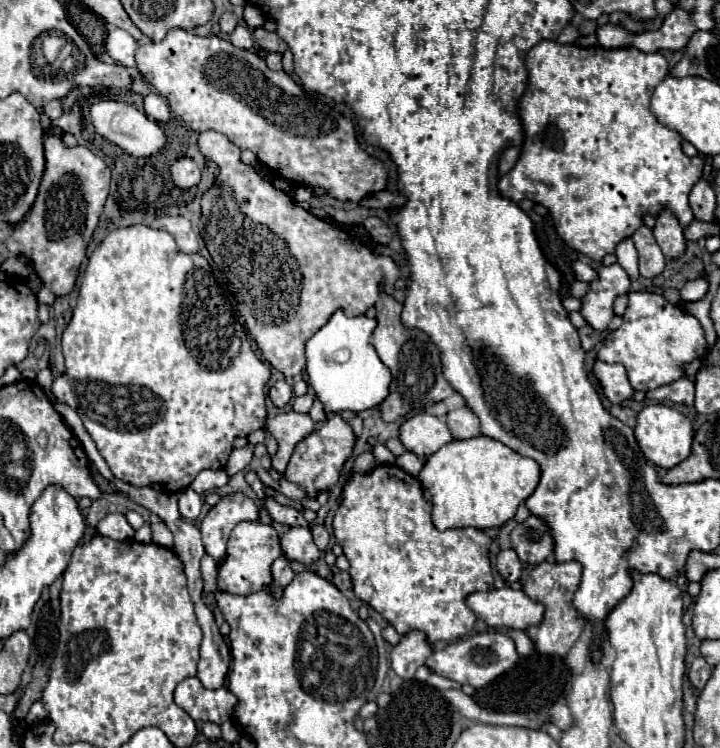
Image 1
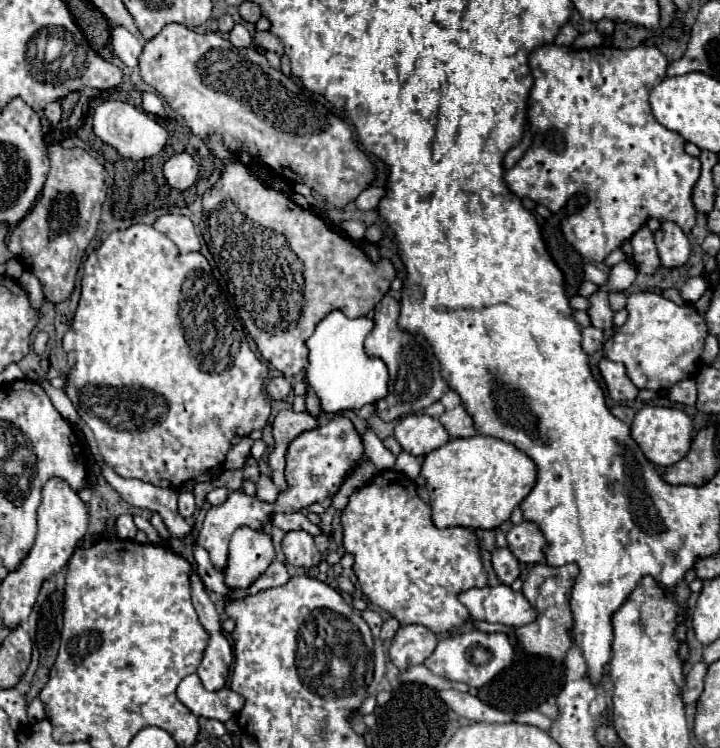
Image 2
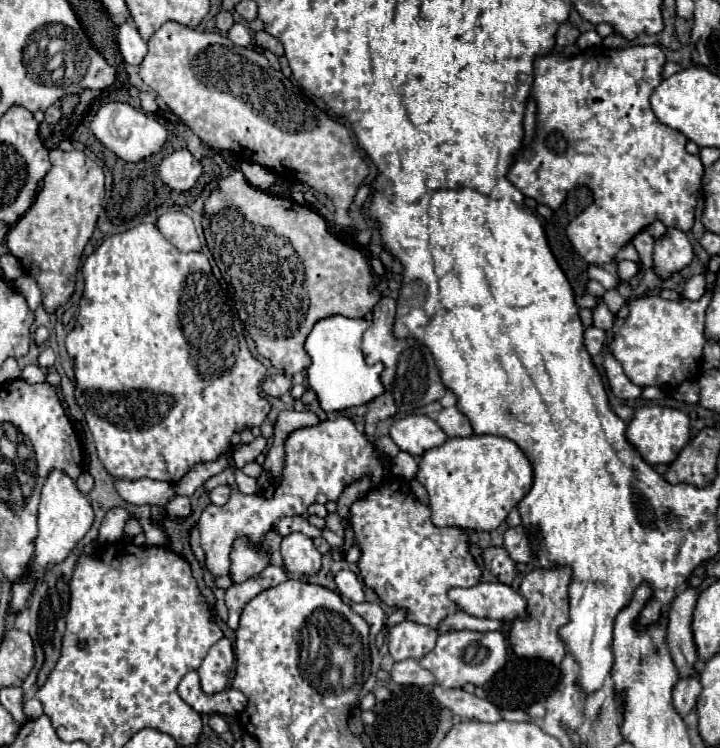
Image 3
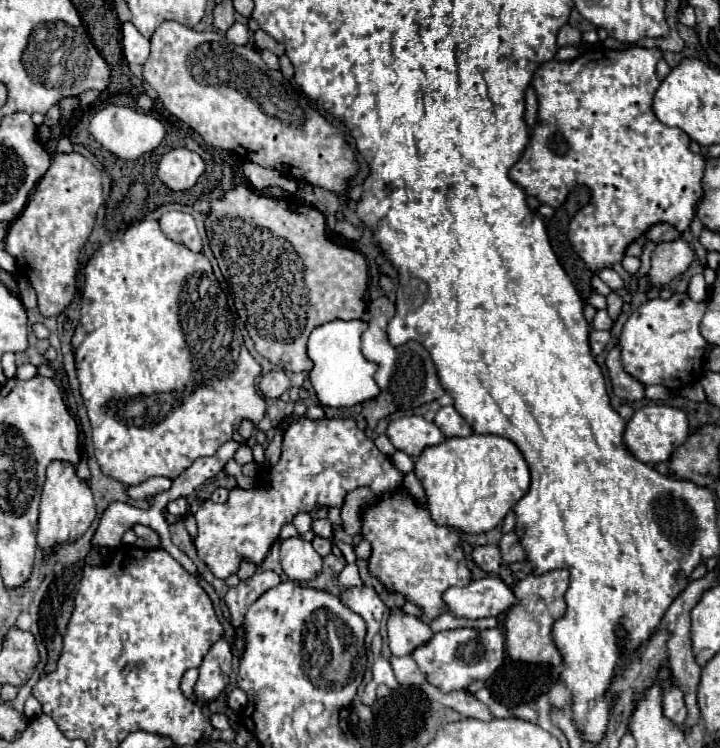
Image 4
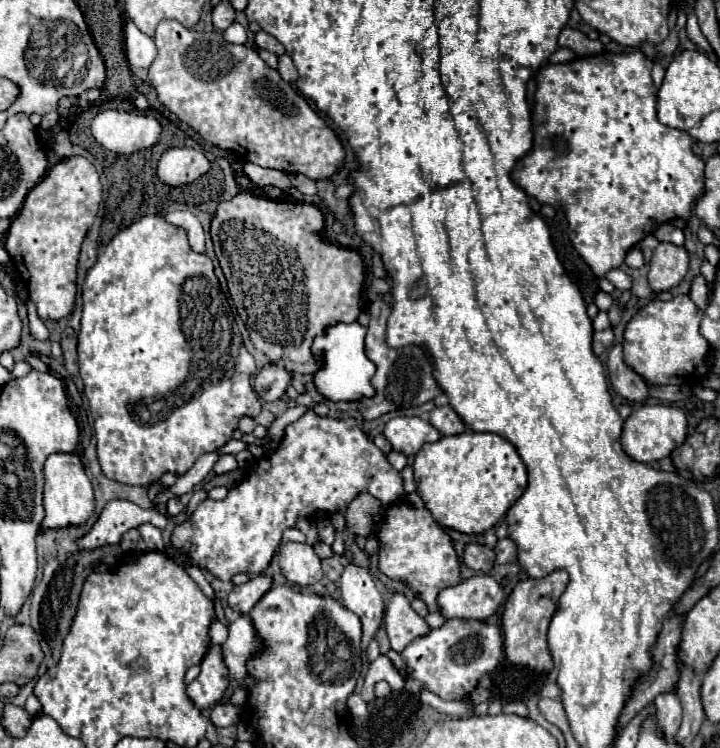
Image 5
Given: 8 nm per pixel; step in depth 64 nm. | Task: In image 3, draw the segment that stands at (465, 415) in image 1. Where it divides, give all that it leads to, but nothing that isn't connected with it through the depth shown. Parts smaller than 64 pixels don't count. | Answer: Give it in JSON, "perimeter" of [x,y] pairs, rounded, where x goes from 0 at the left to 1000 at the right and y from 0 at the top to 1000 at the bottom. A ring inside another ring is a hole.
{"perimeter":[[[625,543],[625,545],[617,545],[606,561],[611,567],[611,572],[628,586],[628,583],[656,583],[656,570],[650,564],[650,559],[633,545],[633,543]]]}

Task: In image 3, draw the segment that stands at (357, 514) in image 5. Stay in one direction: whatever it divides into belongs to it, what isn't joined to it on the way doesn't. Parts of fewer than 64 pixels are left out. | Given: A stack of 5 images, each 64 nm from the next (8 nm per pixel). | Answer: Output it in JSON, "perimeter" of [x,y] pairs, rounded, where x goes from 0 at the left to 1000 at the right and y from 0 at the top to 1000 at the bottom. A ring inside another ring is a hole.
{"perimeter":[[[506,636],[506,639],[500,639],[500,642],[483,647],[483,650],[478,652],[478,658],[472,660],[469,671],[467,671],[467,676],[469,676],[469,687],[472,687],[475,693],[481,693],[481,690],[483,690],[483,682],[486,682],[486,674],[489,674],[492,668],[503,666],[514,652],[517,652],[517,642],[514,642],[514,636]]]}

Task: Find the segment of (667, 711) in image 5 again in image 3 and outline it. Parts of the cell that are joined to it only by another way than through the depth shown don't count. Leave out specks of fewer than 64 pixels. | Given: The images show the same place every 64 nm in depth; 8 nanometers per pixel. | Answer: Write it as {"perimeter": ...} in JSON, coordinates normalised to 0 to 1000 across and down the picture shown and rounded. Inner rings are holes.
{"perimeter":[[[969,901],[947,906],[947,909],[939,914],[936,925],[933,925],[933,936],[936,936],[936,941],[939,941],[939,949],[942,949],[947,957],[953,957],[953,955],[964,947],[967,933],[972,930],[972,925],[975,925],[975,917],[972,917],[972,904],[969,904]]]}

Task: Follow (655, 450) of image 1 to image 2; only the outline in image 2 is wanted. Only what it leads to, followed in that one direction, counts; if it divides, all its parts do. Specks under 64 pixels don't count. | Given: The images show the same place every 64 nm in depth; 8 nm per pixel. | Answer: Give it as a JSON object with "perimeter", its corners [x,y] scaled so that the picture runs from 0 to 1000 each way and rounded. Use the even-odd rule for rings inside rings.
{"perimeter":[[[894,543],[878,567],[878,586],[894,604],[894,610],[911,623],[933,623],[947,615],[961,591],[961,564],[958,559],[942,545],[922,545],[922,543]]]}

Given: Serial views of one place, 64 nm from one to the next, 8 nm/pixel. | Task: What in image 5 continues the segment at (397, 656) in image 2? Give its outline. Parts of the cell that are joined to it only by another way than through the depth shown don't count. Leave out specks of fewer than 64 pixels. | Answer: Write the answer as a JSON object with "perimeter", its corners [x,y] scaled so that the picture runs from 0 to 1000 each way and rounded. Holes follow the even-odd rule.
{"perimeter":[[[547,794],[539,813],[533,837],[542,853],[542,866],[547,872],[558,872],[569,858],[575,858],[583,850],[592,850],[597,845],[589,826],[583,826],[564,802],[561,794]]]}

